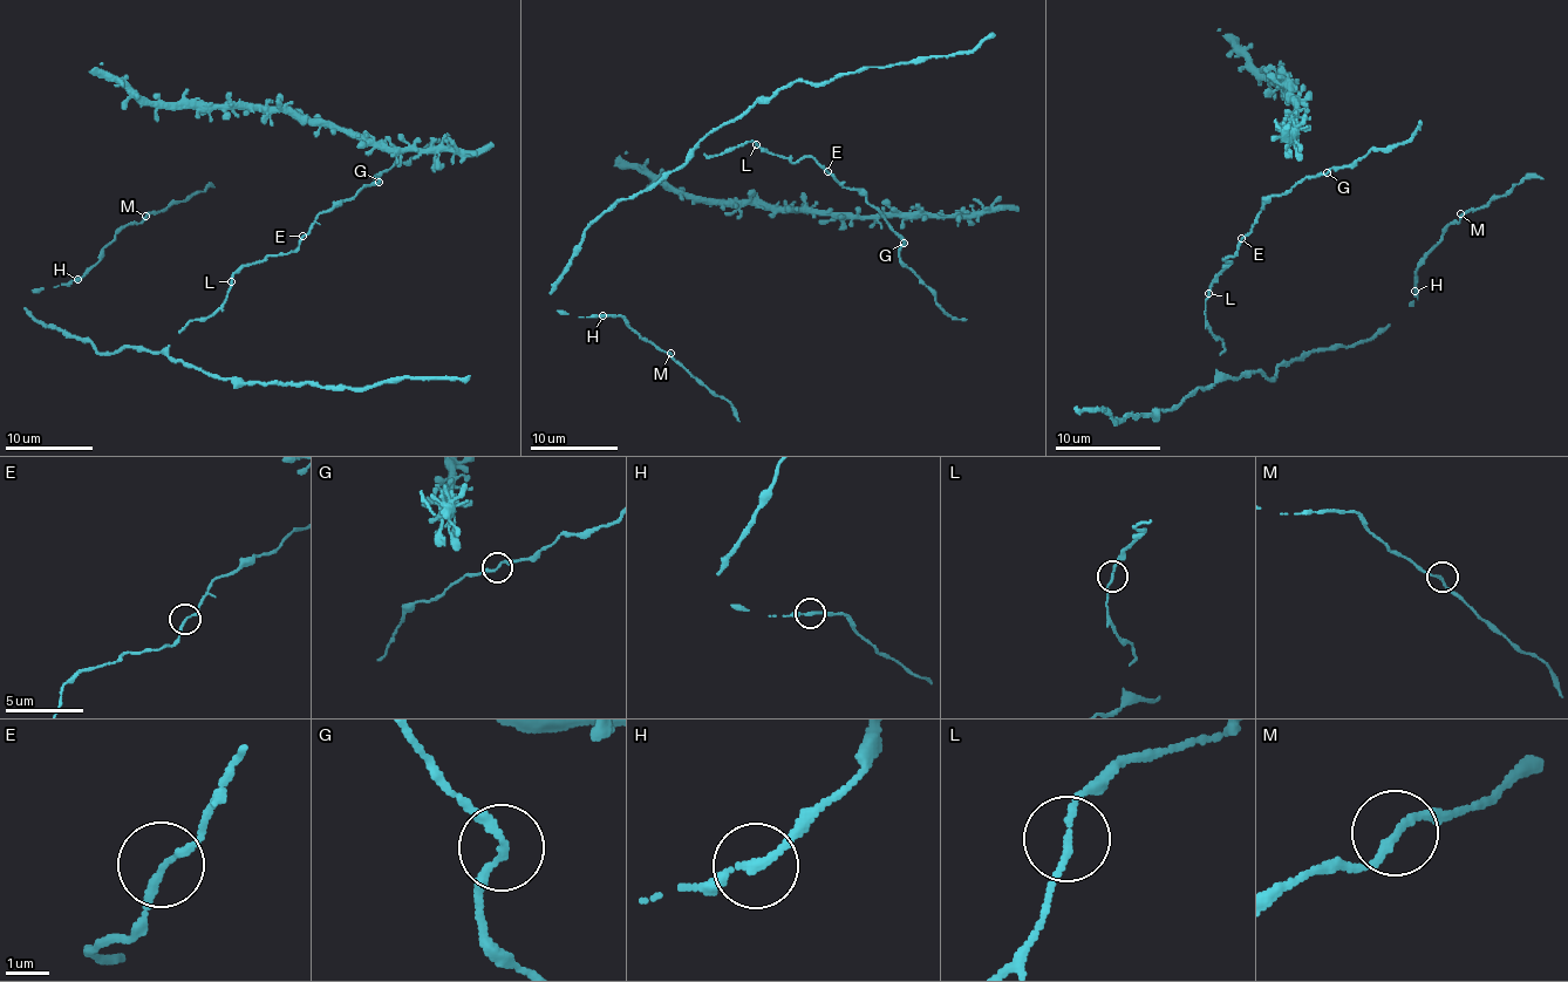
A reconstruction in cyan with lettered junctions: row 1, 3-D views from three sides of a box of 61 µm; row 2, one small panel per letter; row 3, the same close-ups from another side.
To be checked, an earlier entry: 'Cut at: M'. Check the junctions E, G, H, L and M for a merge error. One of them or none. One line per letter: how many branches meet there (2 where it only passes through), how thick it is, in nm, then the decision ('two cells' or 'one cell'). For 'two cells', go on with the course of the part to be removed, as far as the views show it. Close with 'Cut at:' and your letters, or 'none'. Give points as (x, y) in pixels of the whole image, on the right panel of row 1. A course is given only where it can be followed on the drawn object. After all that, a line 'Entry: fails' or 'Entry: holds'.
E: 2 branches meet; 150 nm thick; one cell
G: 2 branches meet; 180 nm thick; one cell
H: 2 branches meet; 200 nm thick; one cell
L: 2 branches meet; 140 nm thick; one cell
M: 2 branches meet; 160 nm thick; one cell
Cut at: none
Entry: fails

